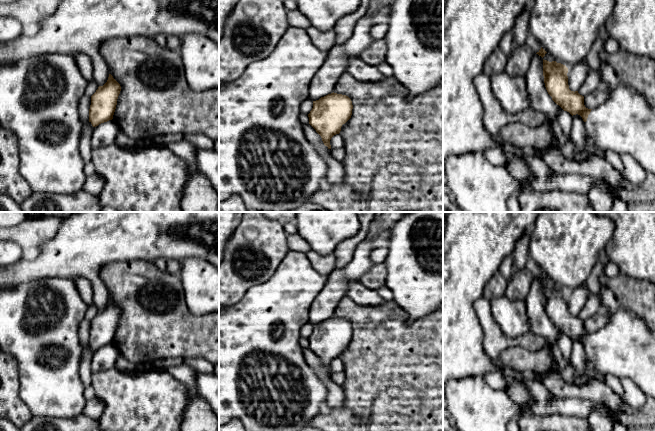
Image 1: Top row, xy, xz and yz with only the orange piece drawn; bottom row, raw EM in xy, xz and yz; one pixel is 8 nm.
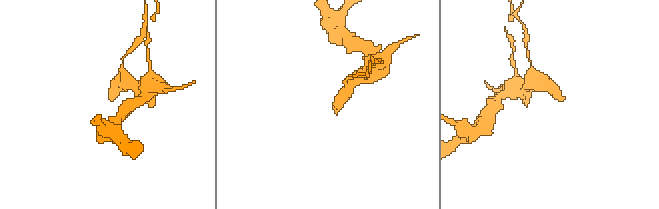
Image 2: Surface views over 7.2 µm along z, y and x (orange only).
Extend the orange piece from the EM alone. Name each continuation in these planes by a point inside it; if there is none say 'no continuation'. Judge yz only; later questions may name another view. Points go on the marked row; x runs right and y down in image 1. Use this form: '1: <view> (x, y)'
1: yz (625, 123)

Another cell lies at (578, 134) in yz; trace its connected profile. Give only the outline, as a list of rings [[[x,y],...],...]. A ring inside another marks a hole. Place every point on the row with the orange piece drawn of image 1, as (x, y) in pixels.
[[[573,115],[572,118],[573,123],[570,132],[570,142],[574,146],[574,161],[583,163],[590,157],[585,145],[585,139],[587,135],[585,125],[580,115]]]

